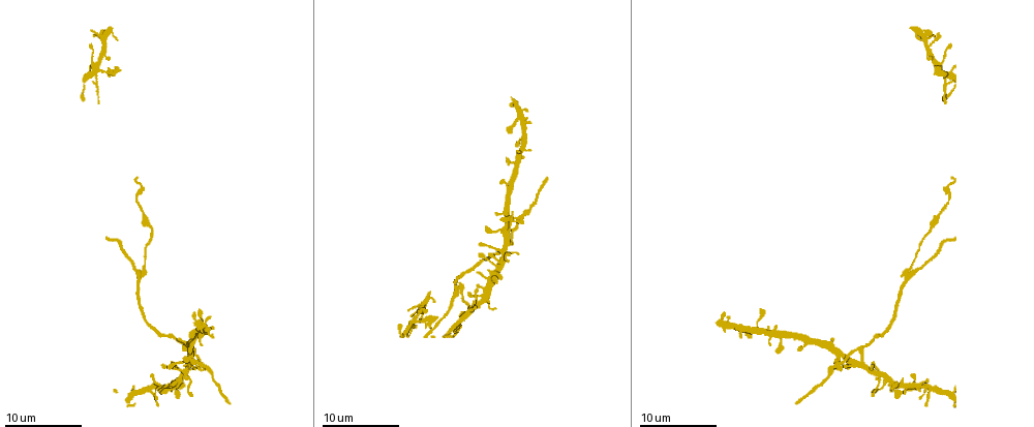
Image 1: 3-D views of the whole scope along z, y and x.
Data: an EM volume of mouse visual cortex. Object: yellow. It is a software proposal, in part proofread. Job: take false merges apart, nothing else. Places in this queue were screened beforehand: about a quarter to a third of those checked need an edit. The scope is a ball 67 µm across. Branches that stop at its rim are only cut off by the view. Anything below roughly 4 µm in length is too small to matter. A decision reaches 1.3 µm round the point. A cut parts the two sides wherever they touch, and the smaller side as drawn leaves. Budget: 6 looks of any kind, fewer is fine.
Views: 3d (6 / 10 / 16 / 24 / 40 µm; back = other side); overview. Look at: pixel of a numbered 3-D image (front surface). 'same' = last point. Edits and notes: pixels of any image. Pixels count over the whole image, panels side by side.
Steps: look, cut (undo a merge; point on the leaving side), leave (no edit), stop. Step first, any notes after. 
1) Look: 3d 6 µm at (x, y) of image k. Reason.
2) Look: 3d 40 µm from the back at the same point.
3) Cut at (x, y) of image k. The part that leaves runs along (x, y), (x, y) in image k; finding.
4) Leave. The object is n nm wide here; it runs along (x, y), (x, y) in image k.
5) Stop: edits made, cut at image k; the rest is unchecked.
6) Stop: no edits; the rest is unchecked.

Look: 3d 10 µm at (902, 385) of image 1. Thick turns thin.

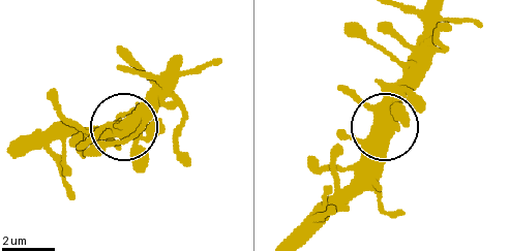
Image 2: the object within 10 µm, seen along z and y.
Leave. The object is 470 nm wide here; continuous, no second neuron.

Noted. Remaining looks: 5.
Look: 3d 10 µm at (504, 220) of image 1. Arms part here.

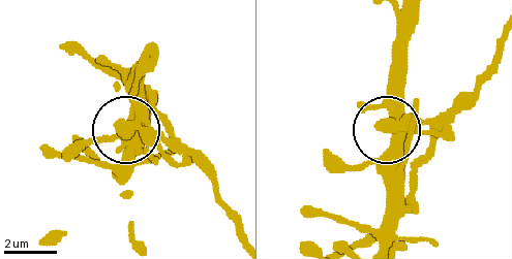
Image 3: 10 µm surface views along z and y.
Look: 3d 10 µm from the back at (389, 125) of image 3. Other side.

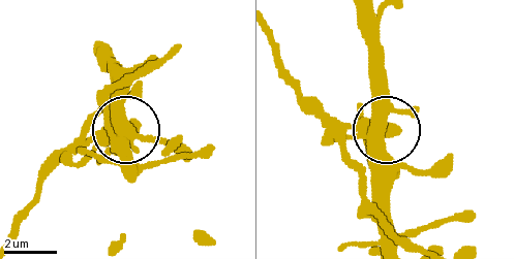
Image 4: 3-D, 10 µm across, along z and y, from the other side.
Leave. The object is 420 nm wide here; all the same neuron.

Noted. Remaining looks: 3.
Look: 3d 10 µm at (953, 398) of image 1. Four-way junction.

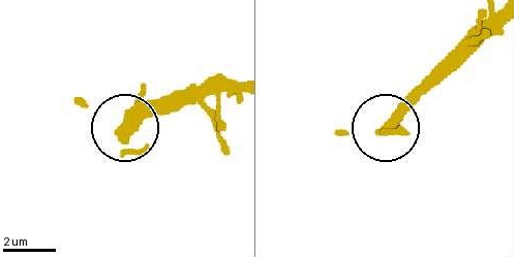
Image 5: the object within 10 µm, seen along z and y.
Look: 3d 10 µm from the back at (125, 125) of image 5.

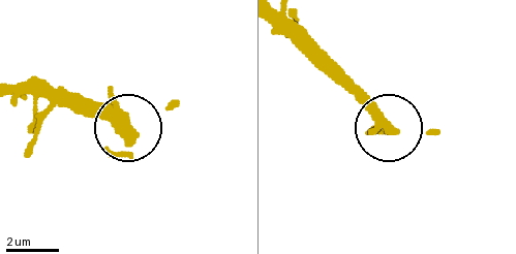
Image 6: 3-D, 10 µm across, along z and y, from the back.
Leave. 4 arms meet here; continuous, no second neuron.

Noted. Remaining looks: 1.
Stop: no edits; the rest is unchecked.

